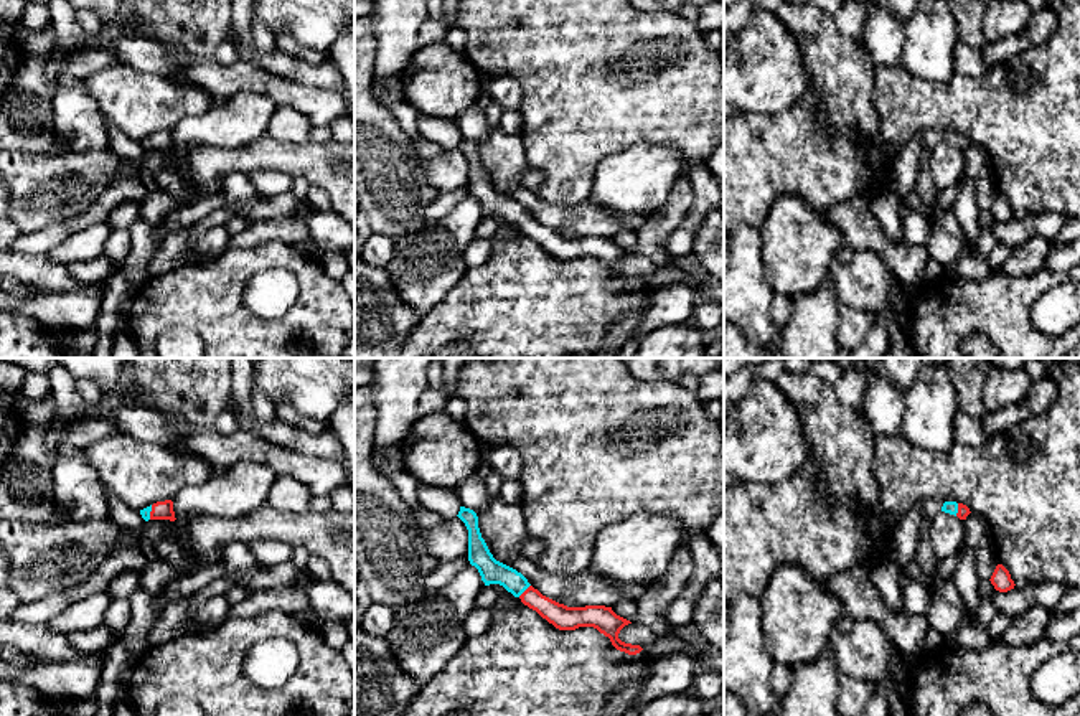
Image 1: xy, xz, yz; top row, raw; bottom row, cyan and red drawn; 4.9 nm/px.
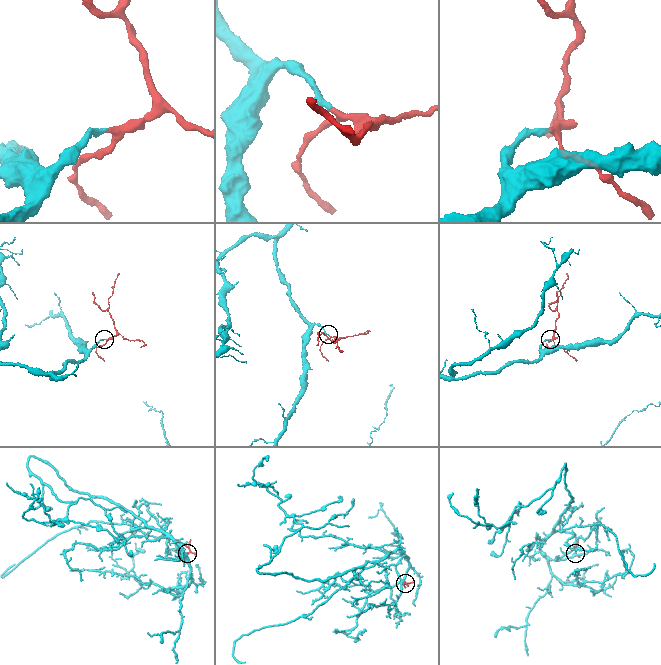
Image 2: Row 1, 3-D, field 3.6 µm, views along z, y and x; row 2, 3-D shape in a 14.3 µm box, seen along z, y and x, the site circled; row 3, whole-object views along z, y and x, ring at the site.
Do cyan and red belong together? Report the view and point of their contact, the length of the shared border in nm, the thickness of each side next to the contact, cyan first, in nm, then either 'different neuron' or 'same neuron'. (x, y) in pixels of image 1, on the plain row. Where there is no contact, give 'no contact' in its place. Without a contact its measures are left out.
meets cyan in yz at (957, 141); contact 70 nm long; 60 nm thick on the cyan side, 60 nm on the other; same neuron

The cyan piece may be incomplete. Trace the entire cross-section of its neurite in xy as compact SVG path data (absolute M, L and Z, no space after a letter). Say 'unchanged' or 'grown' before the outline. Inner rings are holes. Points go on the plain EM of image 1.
grown; M157 132L143 140L140 140L140 145L145 152L148 150L170 150L175 152L175 142L173 142L173 132Z

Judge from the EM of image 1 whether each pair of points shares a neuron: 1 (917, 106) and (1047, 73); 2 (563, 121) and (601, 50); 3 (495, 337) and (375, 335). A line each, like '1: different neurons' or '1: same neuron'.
1: same neuron
2: same neuron
3: different neurons

